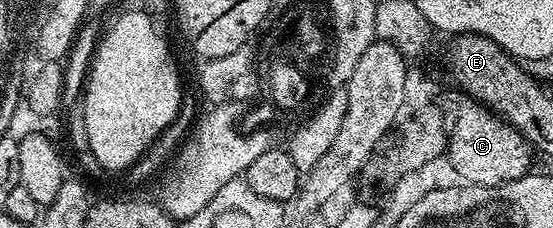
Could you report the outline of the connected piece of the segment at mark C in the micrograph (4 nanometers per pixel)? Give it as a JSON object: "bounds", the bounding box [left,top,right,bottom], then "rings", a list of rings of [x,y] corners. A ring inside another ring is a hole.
{"bounds":[445,100,532,185],"rings":[[[474,100],[460,102],[456,111],[457,120],[454,144],[445,149],[445,155],[451,160],[460,182],[468,185],[500,185],[518,177],[524,177],[532,168],[531,142],[508,125],[502,117],[494,115],[486,105]]]}

